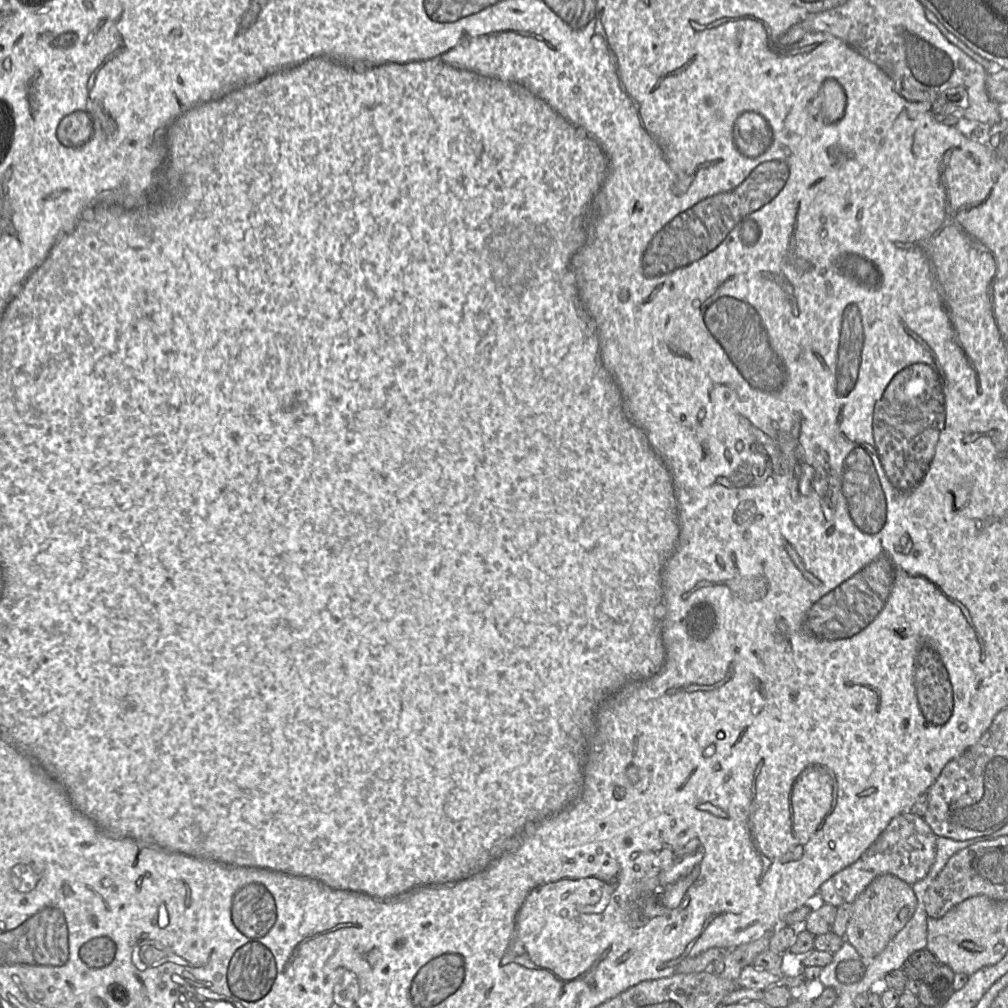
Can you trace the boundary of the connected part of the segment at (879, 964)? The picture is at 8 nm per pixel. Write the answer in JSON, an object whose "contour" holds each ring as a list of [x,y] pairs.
{"contour":[[[918,903],[912,918],[878,956],[869,960],[864,978],[851,985],[850,990],[875,993],[886,990],[884,977],[893,970],[901,969],[912,953],[926,948],[927,917],[924,903]]]}

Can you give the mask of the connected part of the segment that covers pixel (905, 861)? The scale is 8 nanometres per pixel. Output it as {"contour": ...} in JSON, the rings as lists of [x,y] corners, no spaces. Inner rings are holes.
{"contour":[[[911,812],[897,815],[857,861],[820,886],[815,900],[835,907],[853,903],[876,877],[885,874],[894,875],[910,885],[915,884],[928,874],[935,860],[936,838],[923,817]]]}

